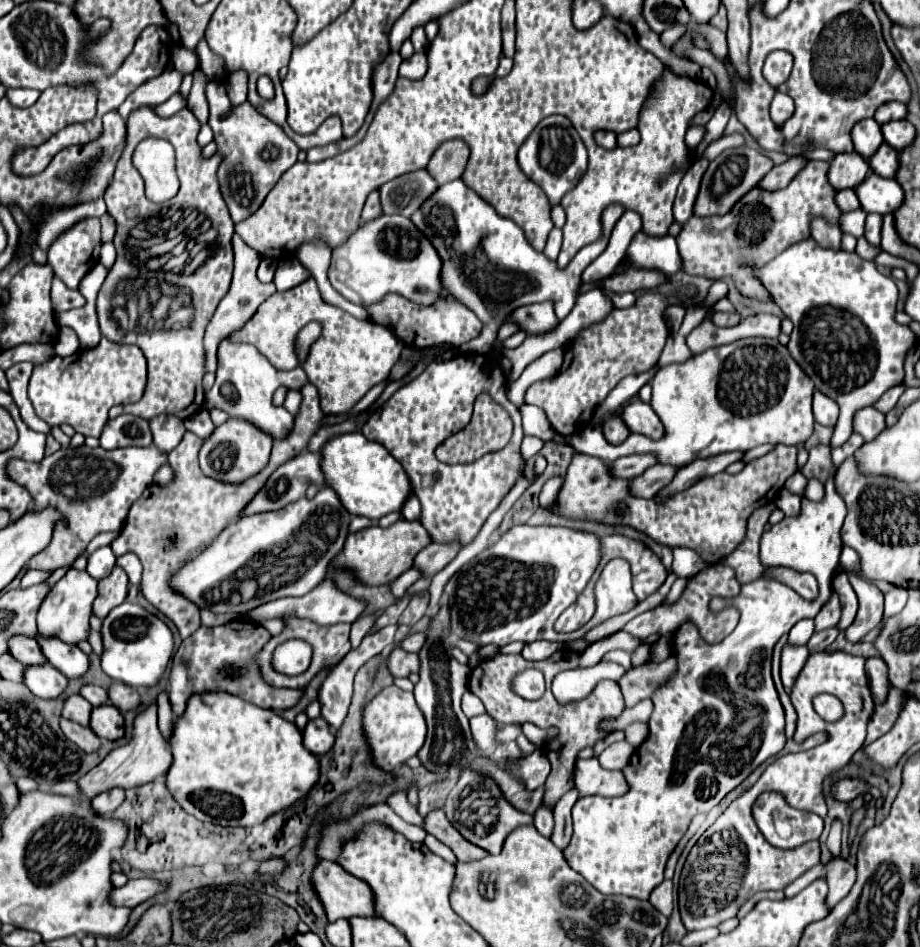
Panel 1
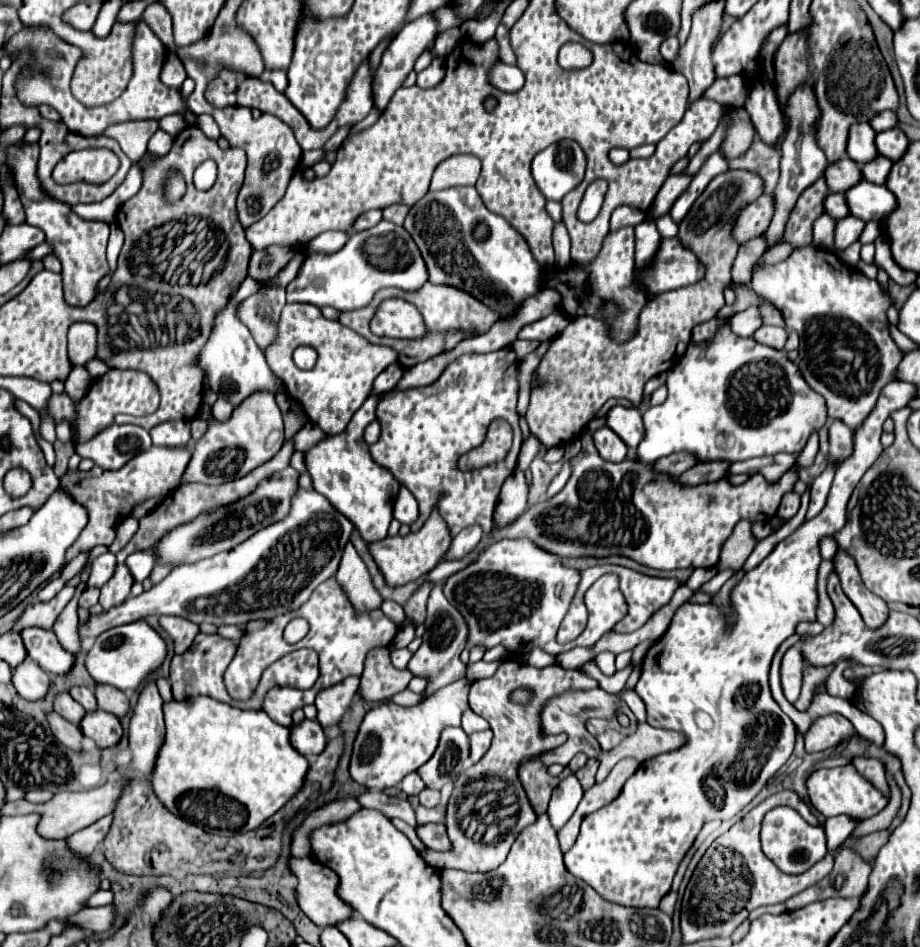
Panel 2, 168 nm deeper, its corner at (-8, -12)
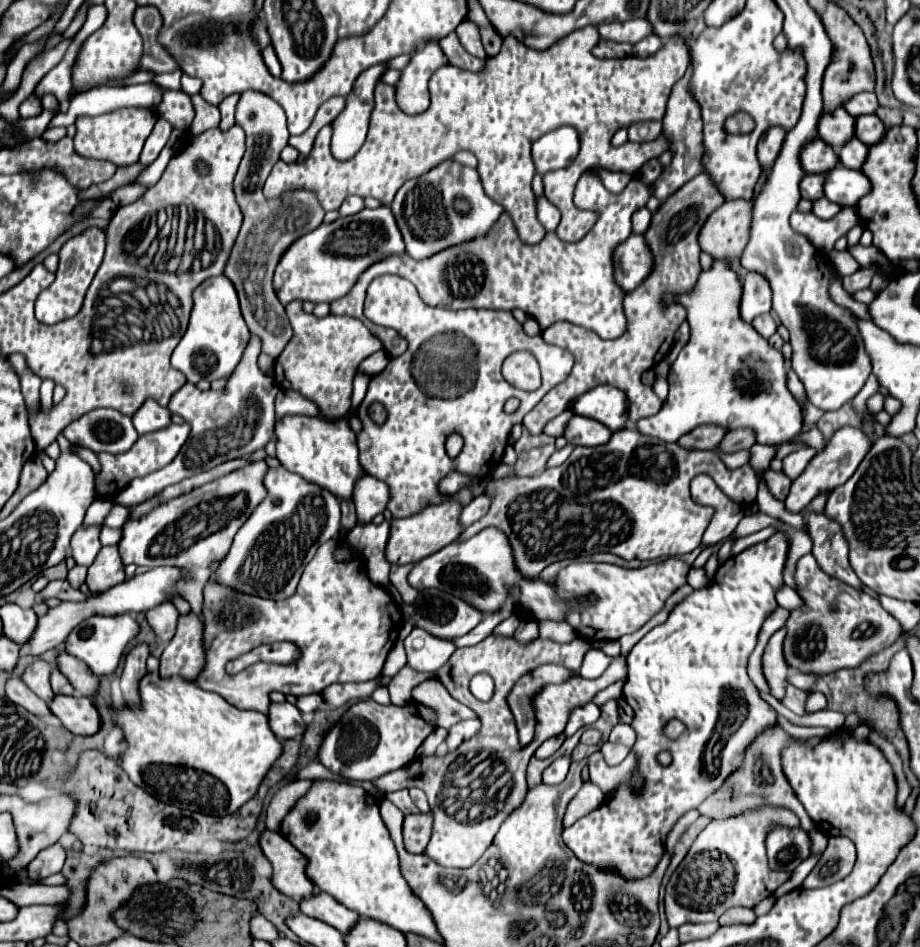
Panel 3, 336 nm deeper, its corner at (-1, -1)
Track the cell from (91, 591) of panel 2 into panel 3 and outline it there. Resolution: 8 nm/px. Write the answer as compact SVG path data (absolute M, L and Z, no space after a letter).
M75 566L73 570L69 570L69 578L67 580L69 580L71 586L79 588L85 582L85 576L87 576L87 568L85 566Z

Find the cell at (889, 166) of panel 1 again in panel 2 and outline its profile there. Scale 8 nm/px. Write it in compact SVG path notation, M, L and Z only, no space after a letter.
M876 157L870 163L860 167L860 173L866 181L876 183L876 185L884 185L884 177L888 177L888 169L892 167L892 161L888 161L888 157Z

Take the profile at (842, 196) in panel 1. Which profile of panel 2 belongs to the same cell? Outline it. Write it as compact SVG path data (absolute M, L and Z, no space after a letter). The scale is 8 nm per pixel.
M828 193L826 199L824 199L824 209L826 209L826 213L828 213L830 217L834 217L834 219L840 219L840 217L850 215L850 213L848 213L848 205L846 205L842 193Z

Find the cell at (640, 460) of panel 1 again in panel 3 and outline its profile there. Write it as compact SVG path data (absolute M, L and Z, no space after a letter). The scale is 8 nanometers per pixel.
M697 426L695 430L691 430L689 434L681 436L677 440L677 444L685 450L713 450L721 438L725 436L727 430L719 428L719 426Z

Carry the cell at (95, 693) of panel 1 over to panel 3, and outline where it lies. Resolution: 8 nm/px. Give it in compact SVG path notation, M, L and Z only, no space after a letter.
M53 668L53 672L51 672L51 686L53 686L55 694L67 694L67 696L71 696L75 692L73 686L69 686L69 680L57 668Z

